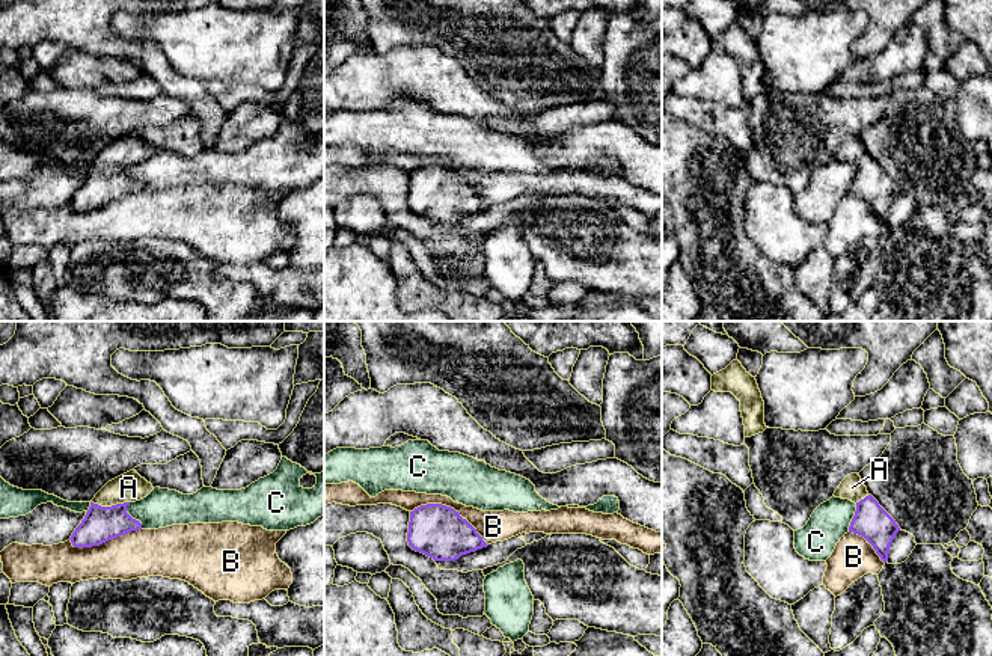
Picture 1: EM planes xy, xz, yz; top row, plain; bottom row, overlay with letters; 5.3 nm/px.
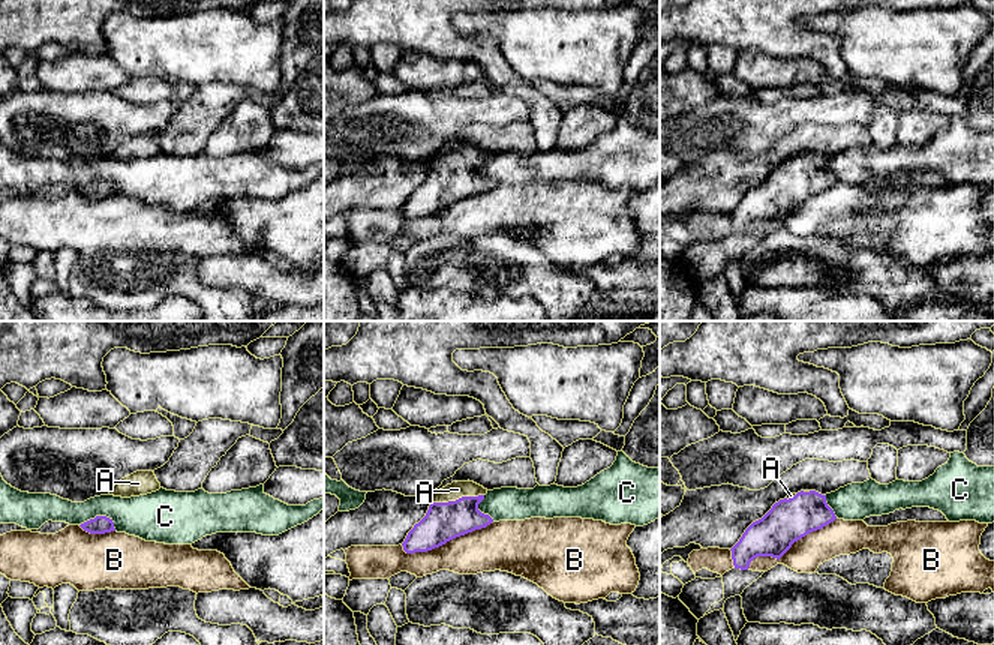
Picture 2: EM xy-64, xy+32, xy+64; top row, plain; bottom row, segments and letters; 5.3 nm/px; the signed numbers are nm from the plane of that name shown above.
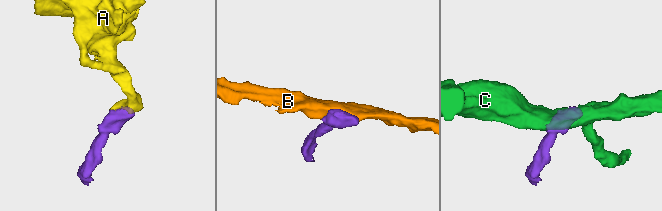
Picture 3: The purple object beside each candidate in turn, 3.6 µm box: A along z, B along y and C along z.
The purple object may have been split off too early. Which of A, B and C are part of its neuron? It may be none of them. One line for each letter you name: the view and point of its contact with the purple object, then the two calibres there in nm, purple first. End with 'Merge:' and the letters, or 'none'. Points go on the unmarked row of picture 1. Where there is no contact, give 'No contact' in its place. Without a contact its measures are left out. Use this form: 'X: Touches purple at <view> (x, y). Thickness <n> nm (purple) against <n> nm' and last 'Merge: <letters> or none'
A: Touches purple at xy (112, 168). Thickness 190 nm (purple) against 160 nm
Merge: A

